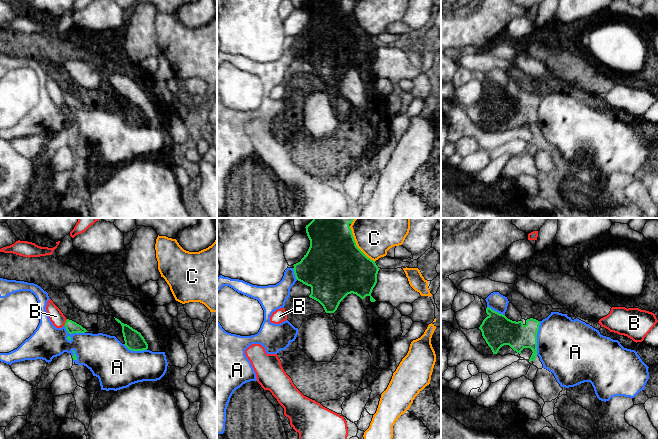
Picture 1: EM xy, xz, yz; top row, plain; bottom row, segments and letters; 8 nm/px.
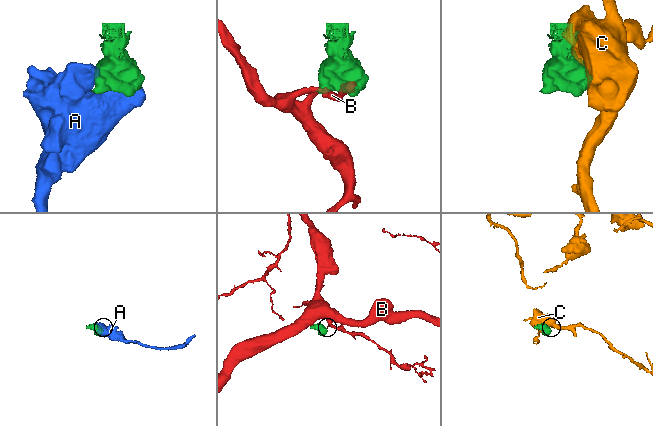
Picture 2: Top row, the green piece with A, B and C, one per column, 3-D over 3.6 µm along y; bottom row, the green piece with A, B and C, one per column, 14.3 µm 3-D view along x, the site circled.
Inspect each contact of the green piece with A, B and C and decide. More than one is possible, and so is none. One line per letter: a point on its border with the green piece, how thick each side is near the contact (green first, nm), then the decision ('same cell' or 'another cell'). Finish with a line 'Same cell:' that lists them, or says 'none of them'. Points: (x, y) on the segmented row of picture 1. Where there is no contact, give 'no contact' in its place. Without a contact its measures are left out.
A: xy (73, 332) | 100/300 nm | another cell
B: xy (65, 322) | 100/110 nm | same cell
C: xz (356, 245) | 480/420 nm | another cell
Same cell: B

